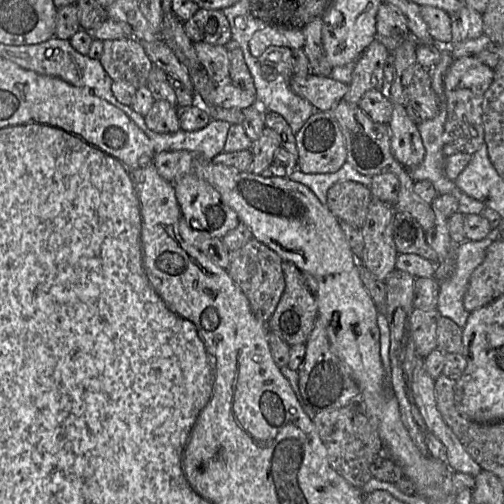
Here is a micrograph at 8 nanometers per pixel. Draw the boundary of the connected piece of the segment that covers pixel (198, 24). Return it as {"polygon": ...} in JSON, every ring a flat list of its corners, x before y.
{"polygon":[[200,8,184,22,184,29,193,43,226,46,232,40,230,24,222,10]]}

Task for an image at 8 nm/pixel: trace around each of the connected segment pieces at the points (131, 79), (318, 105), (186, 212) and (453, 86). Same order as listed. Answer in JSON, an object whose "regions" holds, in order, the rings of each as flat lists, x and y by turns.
{"regions":[[[134,38,103,41,99,61,113,81,123,81,135,88,146,86,154,68,141,42]],[[308,73,306,76,293,75,290,79,292,91,310,102,317,111,331,112,343,99,348,85,332,78]],[[187,174,174,182,182,217,189,228,215,238,223,238,239,224,237,213,226,205,208,182]],[[475,56,462,57,453,61,444,78,447,119,443,142,446,147,472,155,485,144,482,102,493,77,494,70,481,63]]]}

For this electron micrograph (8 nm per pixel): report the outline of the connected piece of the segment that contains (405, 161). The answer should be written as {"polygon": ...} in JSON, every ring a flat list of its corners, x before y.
{"polygon":[[393,104,392,116,387,125,391,135,391,151,396,160,406,169,420,164,425,156,425,147,406,107]]}

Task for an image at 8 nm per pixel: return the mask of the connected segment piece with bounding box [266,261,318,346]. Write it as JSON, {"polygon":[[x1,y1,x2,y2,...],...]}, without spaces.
{"polygon":[[283,261,282,270,285,289,273,315,266,323,266,327,269,332,278,335,289,346,305,345,315,326,318,315,316,297,307,285,305,274,293,263]]}

